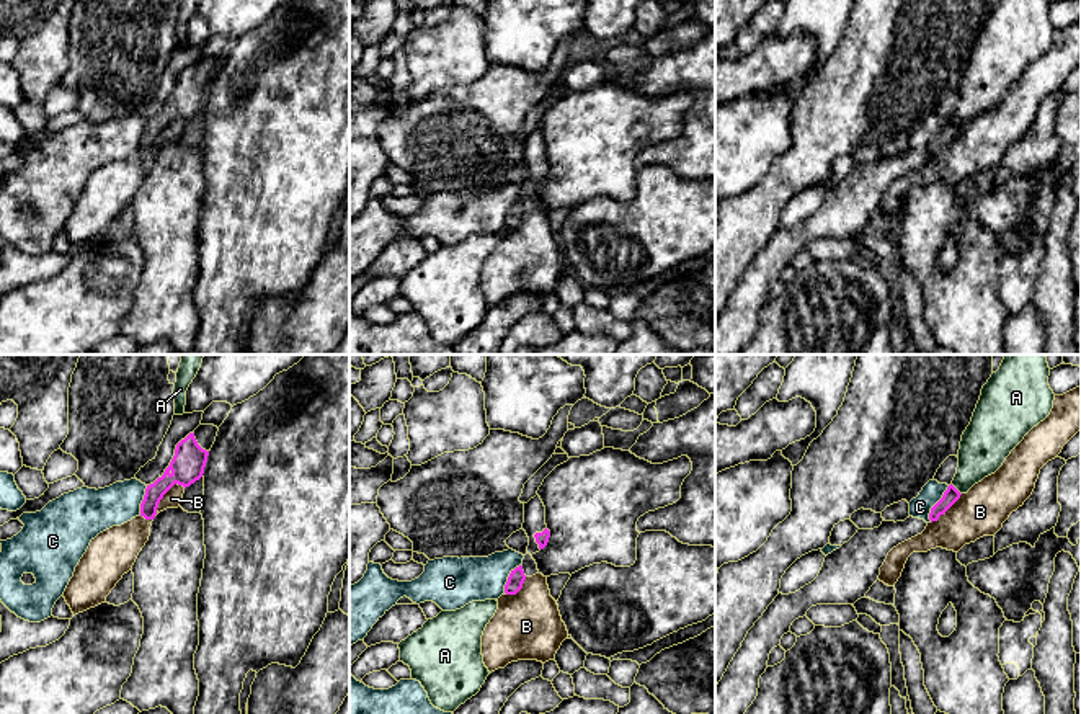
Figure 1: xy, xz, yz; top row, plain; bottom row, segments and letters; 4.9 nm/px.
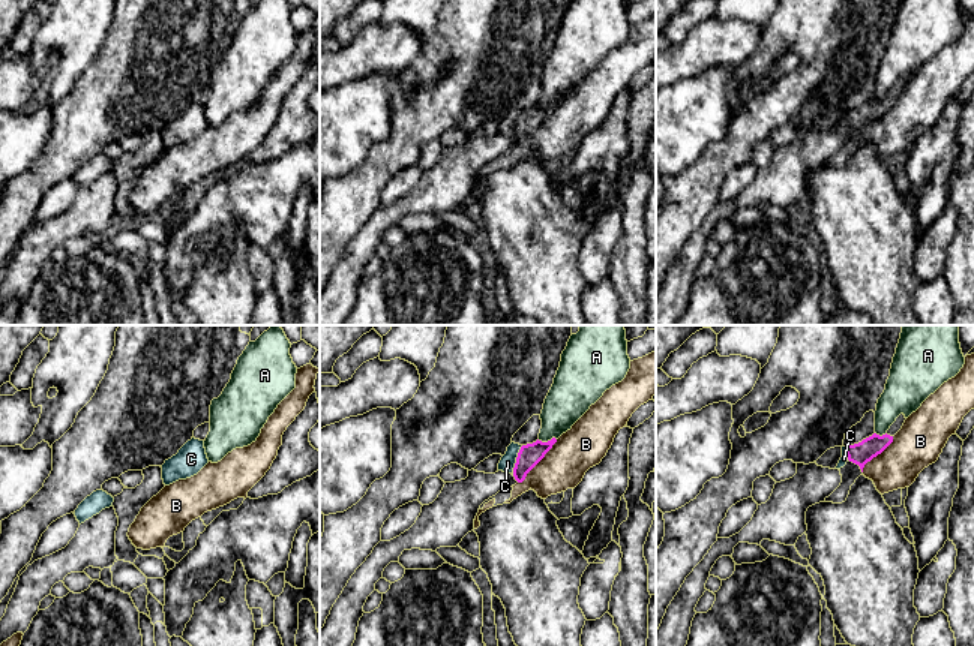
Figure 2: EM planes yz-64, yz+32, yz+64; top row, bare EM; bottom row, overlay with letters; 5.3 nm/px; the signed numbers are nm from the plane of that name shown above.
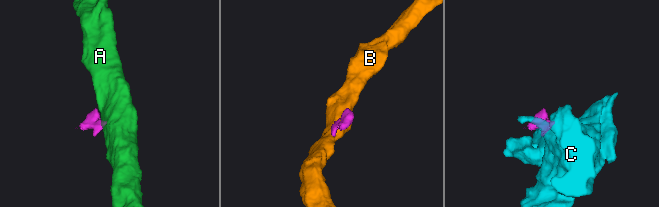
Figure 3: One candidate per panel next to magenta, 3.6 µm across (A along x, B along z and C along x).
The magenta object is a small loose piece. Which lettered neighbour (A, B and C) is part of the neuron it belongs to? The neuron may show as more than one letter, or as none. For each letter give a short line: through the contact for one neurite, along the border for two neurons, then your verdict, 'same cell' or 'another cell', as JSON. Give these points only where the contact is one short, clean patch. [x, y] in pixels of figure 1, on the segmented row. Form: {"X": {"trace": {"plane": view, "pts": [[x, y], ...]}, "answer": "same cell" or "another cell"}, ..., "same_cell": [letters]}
{"A": {"trace": {"plane": "yz", "pts": [[951, 484], [960, 494]]}, "answer": "another cell"}, "B": {"trace": {"plane": "xy", "pts": [[185, 487], [175, 484], [155, 510]]}, "answer": "another cell"}, "C": {"trace": {"plane": "yz", "pts": [[949, 486], [931, 508], [929, 522]]}, "answer": "another cell"}, "same_cell": []}

